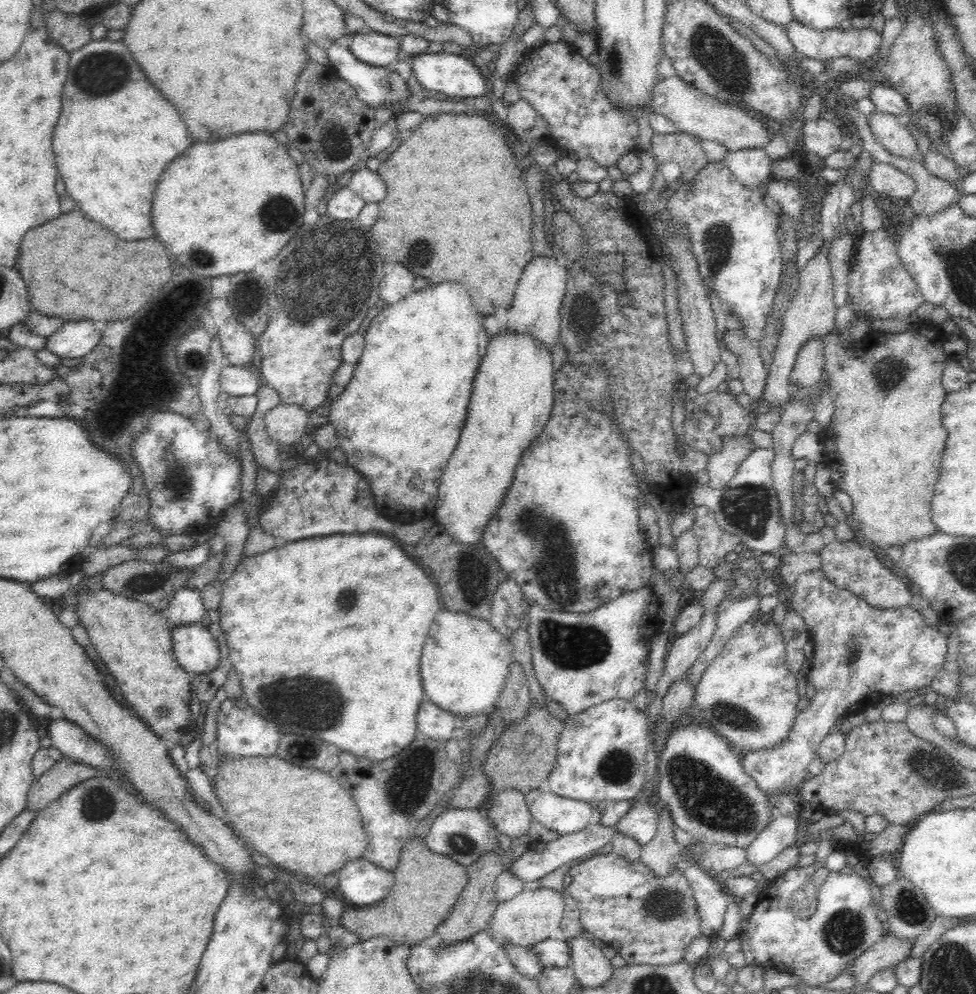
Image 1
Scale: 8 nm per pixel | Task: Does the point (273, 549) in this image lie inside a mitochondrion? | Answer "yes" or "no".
no

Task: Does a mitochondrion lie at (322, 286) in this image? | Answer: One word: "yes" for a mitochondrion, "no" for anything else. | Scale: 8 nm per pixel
yes

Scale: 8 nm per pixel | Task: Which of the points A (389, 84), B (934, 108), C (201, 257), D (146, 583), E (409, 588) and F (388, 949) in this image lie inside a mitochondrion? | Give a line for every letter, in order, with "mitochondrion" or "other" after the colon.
A: mitochondrion
B: mitochondrion
C: mitochondrion
D: mitochondrion
E: other
F: other

